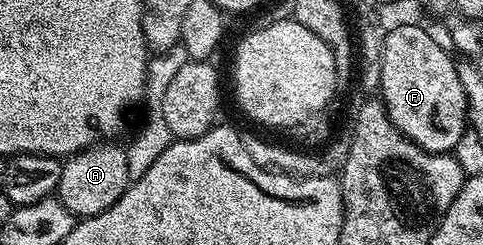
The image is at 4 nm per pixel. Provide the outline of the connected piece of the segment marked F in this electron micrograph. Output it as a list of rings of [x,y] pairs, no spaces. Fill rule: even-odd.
[[[401,23],[398,27],[390,26],[386,33],[386,44],[383,45],[382,79],[379,88],[385,112],[389,114],[390,121],[397,126],[399,133],[406,135],[415,145],[419,145],[422,151],[440,155],[456,152],[461,138],[467,135],[467,108],[463,85],[459,85],[459,73],[454,56],[446,51],[423,28],[416,27],[413,23]]]

